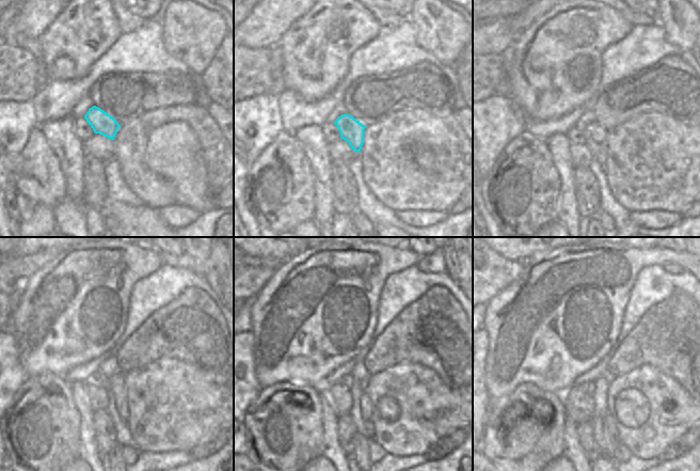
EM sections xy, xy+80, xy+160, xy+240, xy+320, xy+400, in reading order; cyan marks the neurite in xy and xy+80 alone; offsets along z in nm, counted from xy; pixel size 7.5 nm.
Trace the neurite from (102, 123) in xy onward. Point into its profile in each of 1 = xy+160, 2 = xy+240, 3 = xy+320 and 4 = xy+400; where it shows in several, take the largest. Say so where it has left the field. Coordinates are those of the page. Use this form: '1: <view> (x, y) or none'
1: xy+160 (595, 136)
2: xy+240 (117, 387)
3: xy+320 (365, 404)
4: xy+400 (611, 439)

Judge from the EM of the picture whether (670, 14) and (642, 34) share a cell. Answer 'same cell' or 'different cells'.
different cells

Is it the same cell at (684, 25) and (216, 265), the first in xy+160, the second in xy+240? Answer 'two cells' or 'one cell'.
two cells

